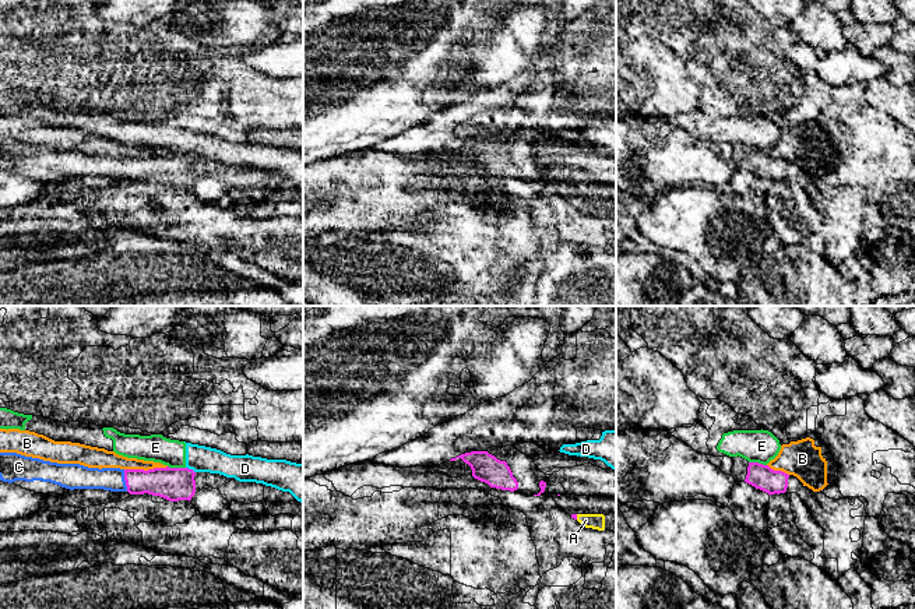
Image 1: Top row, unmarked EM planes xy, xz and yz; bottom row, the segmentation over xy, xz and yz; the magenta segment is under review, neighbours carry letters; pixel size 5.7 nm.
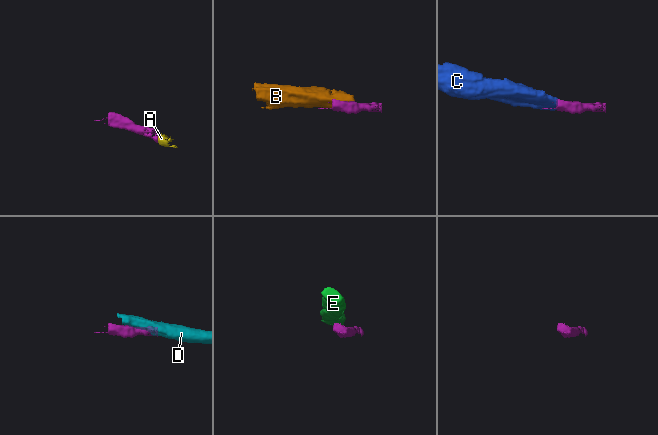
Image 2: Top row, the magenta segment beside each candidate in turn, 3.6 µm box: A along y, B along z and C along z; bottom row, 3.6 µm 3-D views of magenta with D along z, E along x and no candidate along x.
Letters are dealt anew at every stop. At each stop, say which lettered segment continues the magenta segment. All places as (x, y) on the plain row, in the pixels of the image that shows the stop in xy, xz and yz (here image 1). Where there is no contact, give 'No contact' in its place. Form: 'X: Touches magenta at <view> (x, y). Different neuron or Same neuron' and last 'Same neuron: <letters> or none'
A: Touches magenta at xz (576, 204). Same neuron
B: Touches magenta at xy (145, 158). Different neuron
C: Touches magenta at xy (126, 168). Same neuron
D: Touches magenta at xy (190, 157). Different neuron
E: Touches magenta at xy (176, 155). Different neuron
Same neuron: A, C

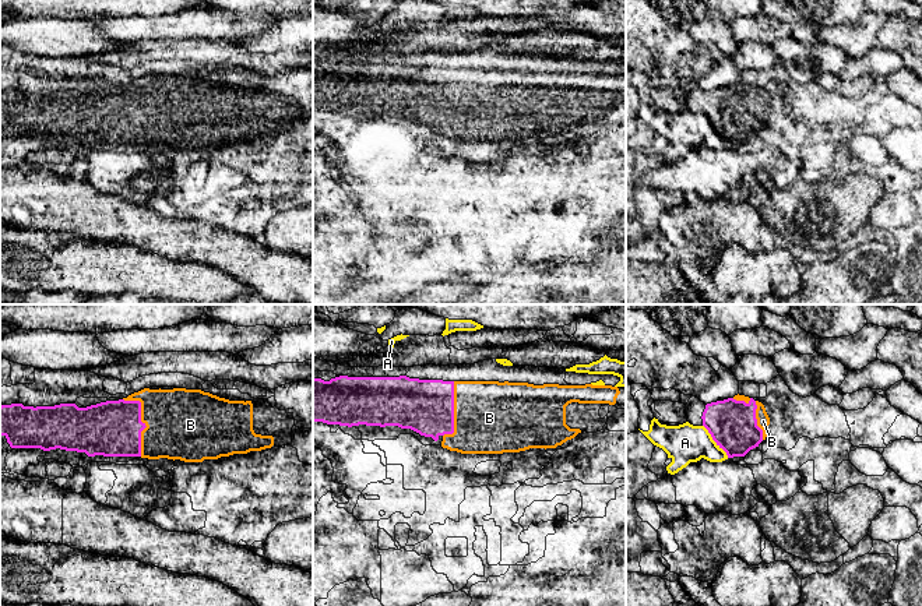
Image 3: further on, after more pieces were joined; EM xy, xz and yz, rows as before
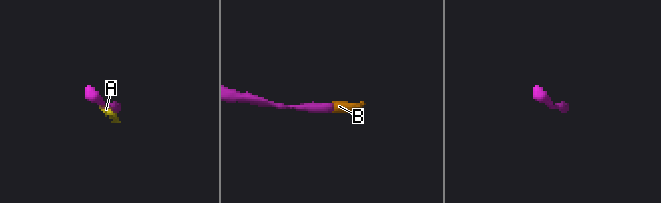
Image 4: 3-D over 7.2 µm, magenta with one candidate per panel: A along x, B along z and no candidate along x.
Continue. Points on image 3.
A: Touches magenta at yz (714, 127). Different neuron
B: Touches magenta at xy (140, 108). Same neuron
Same neuron: B

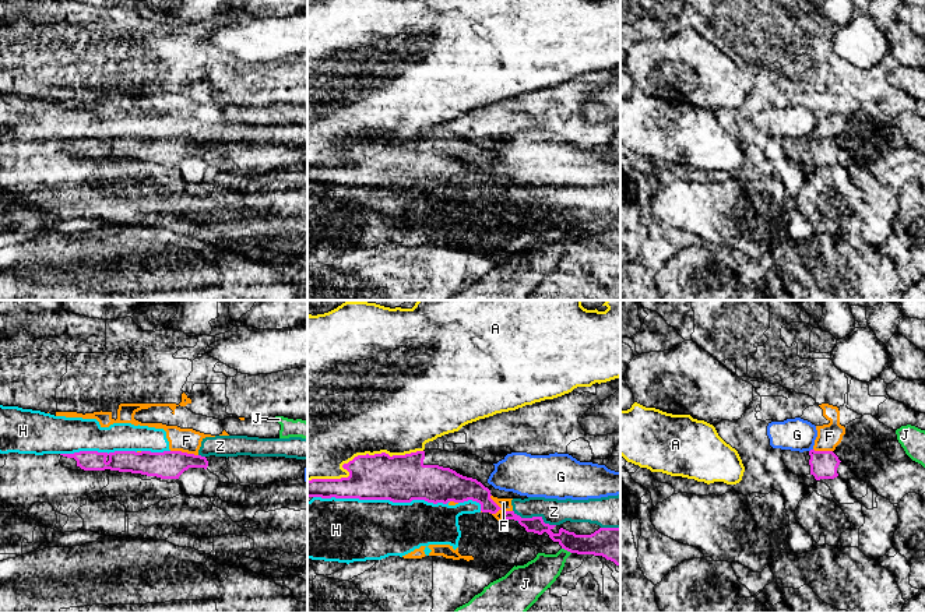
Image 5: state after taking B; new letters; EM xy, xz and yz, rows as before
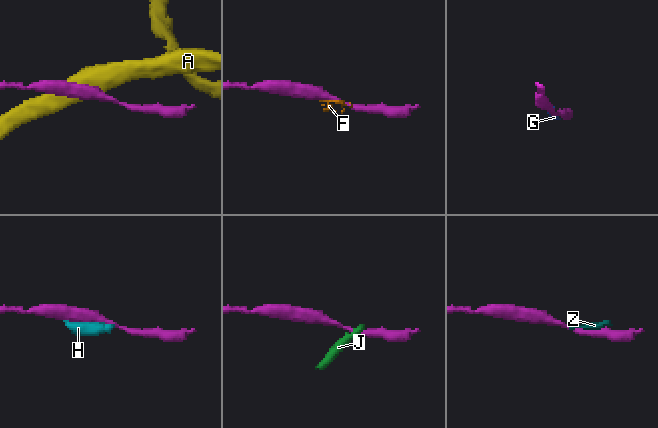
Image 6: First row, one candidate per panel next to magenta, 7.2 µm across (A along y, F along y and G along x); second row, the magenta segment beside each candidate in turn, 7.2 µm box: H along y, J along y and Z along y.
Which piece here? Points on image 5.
A: Touches magenta at xz (358, 143). Different neuron
F: Touches magenta at xz (499, 196). Different neuron
G: Touches magenta at yz (811, 137). Different neuron
H: Touches magenta at xz (382, 186). Different neuron
J: Touches magenta at xz (566, 236). Different neuron
Z: Touches magenta at xz (534, 204). Different neuron
Same neuron: none

